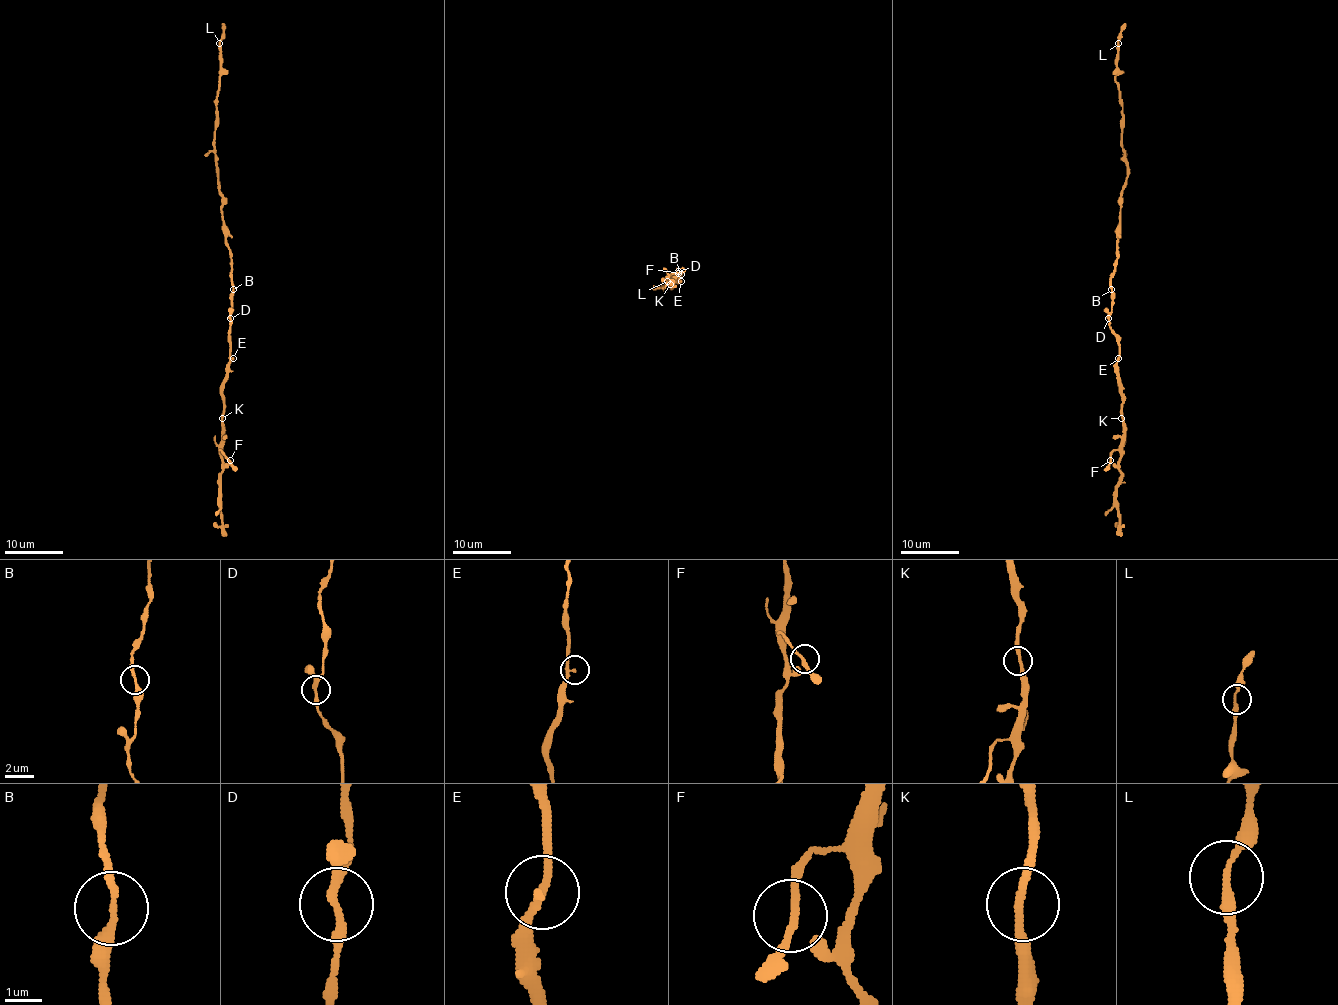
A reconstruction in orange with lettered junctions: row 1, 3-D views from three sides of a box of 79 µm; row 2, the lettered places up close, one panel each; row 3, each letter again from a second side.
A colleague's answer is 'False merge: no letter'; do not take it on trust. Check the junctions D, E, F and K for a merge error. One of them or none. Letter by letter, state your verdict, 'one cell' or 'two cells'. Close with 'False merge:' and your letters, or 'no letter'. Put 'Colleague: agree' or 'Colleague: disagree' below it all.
D: one cell
E: one cell
F: one cell
K: one cell
False merge: no letter
Colleague: agree

